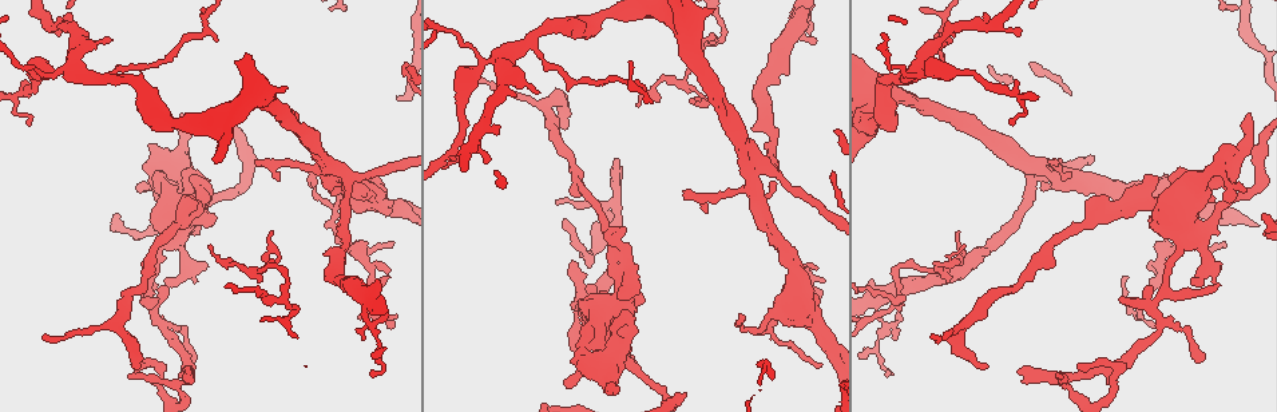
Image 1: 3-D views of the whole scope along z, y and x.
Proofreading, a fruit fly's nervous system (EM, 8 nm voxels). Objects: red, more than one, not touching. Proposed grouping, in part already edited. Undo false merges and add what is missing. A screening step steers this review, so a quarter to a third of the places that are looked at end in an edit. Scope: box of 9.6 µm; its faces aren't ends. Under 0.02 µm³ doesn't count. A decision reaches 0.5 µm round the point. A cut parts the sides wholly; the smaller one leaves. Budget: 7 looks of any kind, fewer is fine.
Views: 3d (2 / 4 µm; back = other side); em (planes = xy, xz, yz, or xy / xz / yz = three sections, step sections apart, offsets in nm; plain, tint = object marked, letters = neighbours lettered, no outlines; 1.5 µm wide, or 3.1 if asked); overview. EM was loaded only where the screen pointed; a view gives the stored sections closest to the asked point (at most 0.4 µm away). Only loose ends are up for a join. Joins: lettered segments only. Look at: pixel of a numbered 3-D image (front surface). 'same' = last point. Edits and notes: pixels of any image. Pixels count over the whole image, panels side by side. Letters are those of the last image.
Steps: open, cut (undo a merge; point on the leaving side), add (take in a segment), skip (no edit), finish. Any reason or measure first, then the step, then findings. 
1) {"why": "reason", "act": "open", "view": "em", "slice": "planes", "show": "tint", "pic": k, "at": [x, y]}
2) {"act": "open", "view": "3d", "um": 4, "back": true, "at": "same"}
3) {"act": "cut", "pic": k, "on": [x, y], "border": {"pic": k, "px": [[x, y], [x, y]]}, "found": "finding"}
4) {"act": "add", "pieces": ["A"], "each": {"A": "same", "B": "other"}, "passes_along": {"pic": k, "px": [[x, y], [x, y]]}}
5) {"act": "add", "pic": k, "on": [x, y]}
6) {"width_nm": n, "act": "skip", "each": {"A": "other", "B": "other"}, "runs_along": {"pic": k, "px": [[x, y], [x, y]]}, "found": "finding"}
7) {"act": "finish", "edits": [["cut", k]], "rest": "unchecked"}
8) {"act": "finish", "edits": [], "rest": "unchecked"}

{"why": "free end", "act": "open", "view": "3d", "um": 4, "pic": 1, "at": [207, 266]}

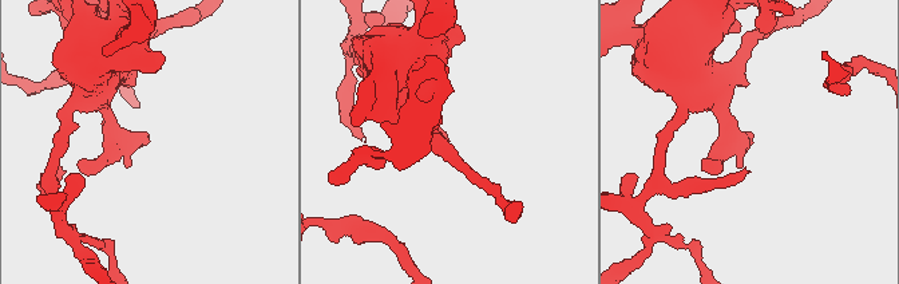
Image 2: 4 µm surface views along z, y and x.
{"act": "open", "view": "em", "slice": "yz", "step": 4, "show": "letters", "pic": 2, "at": [146, 138]}

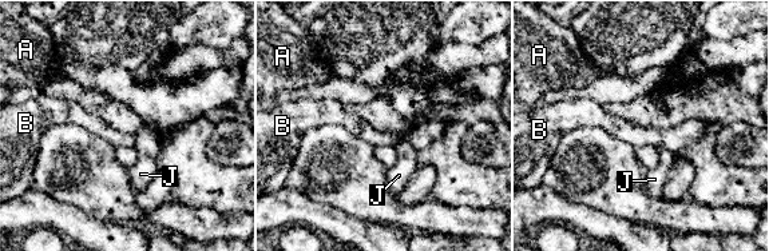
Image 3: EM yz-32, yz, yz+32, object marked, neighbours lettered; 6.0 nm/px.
{"why": "cut it another way", "act": "open", "view": "em", "slice": "planes", "show": "letters", "at": "same"}

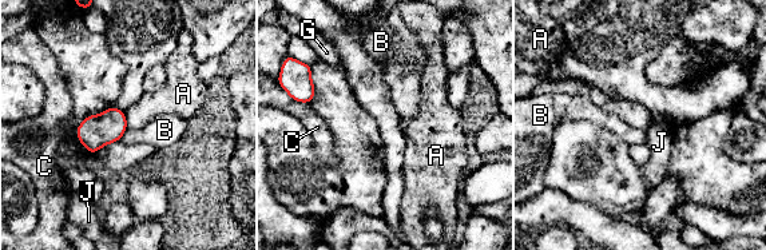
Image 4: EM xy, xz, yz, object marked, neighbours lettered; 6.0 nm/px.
{"act": "skip", "each": {"A": "other", "B": "other", "C": "other", "G": "other", "J": "other"}, "found": "none of them fits"}

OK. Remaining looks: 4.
{"why": "free end", "act": "open", "view": "em", "slice": "planes", "show": "letters", "pic": 1, "at": [593, 328]}

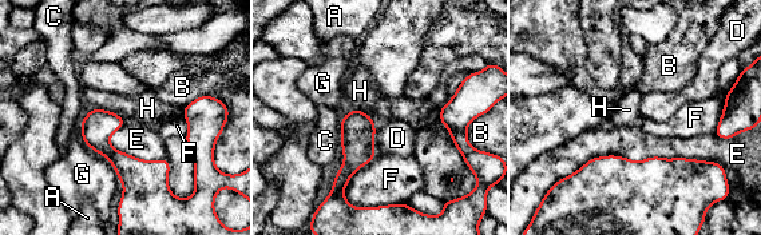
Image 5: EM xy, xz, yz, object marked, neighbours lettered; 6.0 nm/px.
{"act": "skip", "each": {"A": "other", "B": "other", "C": "other", "D": "other", "E": "other", "F": "other", "G": "other", "H": "other"}, "found": "no lettered segment goes on from it"}

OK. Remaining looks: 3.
{"why": "sharp bend", "act": "open", "view": "em", "slice": "yz", "step": 8, "show": "tint", "pic": 1, "at": [182, 384]}

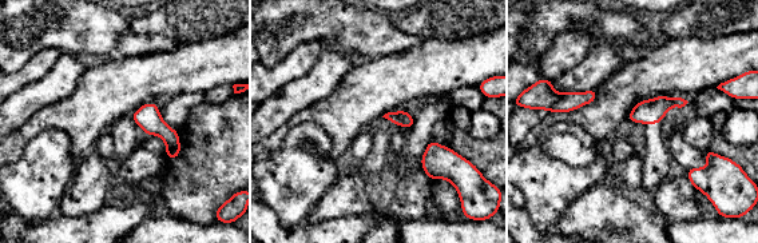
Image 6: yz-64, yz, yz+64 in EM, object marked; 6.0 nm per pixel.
{"why": "cut it another way", "act": "open", "view": "em", "slice": "planes", "show": "letters", "at": "same"}

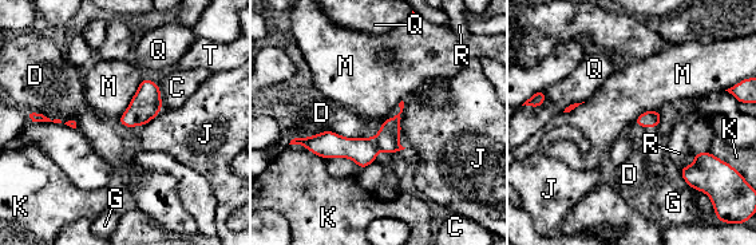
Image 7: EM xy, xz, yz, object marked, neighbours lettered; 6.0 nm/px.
{"act": "cut", "pic": 7, "on": [363, 150], "each": {"C": "other", "D": "other", "G": "other", "J": "other", "K": "other", "M": "other", "Q": "other", "R": "other", "T": "other"}, "border": {"pic": 7, "px": [[372, 139], [378, 147]]}, "found": "two cells meet here"}

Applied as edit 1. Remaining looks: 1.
{"act": "finish", "edits": [["cut", 7]], "rest": "unchecked"}

